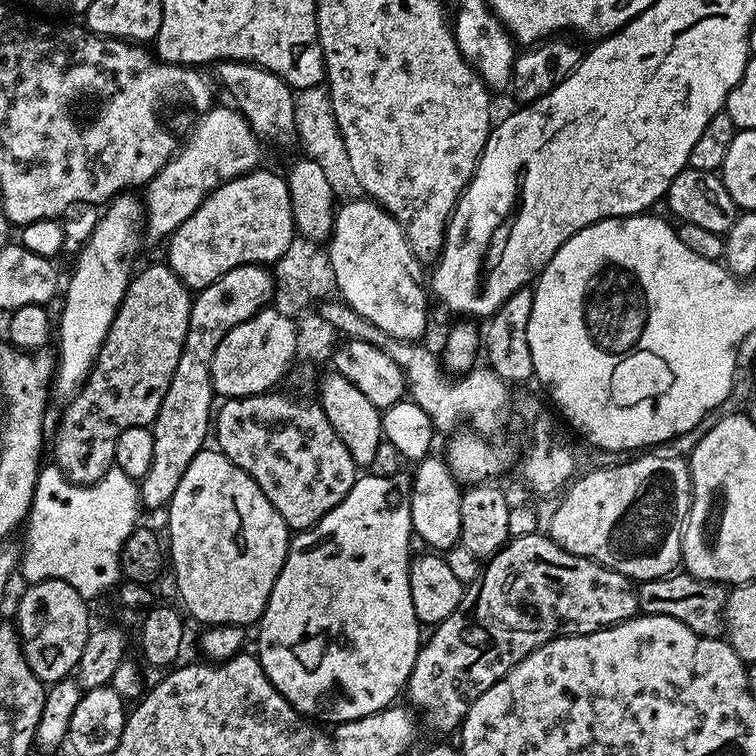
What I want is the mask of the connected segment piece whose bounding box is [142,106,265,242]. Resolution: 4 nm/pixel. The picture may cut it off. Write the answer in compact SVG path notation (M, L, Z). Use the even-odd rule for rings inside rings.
M213 106L203 113L199 117L200 121L193 126L192 133L188 136L188 144L182 145L181 148L179 145L178 151L171 160L166 162L166 166L162 166L160 173L149 184L144 185L142 189L144 224L146 236L148 232L150 239L167 241L172 232L178 230L178 226L182 226L182 222L186 222L186 218L190 218L190 214L198 210L198 206L202 206L202 202L217 186L230 182L247 172L255 172L261 167L263 160L260 159L264 156L265 145L249 126L248 119L236 111L235 107L227 107Z

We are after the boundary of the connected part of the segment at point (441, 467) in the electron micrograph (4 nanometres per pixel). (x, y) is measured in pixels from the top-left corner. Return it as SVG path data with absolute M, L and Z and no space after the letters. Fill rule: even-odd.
M429 454L415 465L416 473L410 477L412 497L410 514L412 531L429 544L429 549L444 554L448 549L460 544L462 530L461 485L457 484L454 474L448 469L448 461L443 455Z

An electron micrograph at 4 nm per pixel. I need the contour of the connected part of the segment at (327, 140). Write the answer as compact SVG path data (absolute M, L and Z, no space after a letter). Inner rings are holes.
M327 85L301 88L295 94L295 128L297 137L303 142L307 157L318 162L318 166L325 171L326 180L335 193L337 199L359 199L363 192L360 183L351 169L349 154L346 144L342 141L340 127L334 118L332 101L328 96Z

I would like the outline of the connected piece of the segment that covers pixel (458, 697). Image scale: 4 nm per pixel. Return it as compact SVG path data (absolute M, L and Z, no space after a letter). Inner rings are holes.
M547 534L513 536L495 556L491 557L491 559L483 565L482 575L478 583L471 583L465 587L464 596L458 602L454 614L450 614L450 618L446 618L441 624L435 625L435 627L431 629L431 635L428 637L428 640L421 643L420 653L414 662L414 670L408 679L406 697L408 696L409 702L407 701L407 703L418 713L423 727L425 724L432 732L455 733L460 725L463 724L466 714L474 701L482 694L486 694L486 690L490 690L490 686L494 686L494 682L498 682L498 678L502 678L506 675L515 664L522 662L522 658L526 658L526 654L530 654L538 646L542 646L546 642L550 642L559 636L590 634L591 632L597 632L603 628L608 628L612 624L621 624L624 620L628 620L639 612L640 594L638 588L627 576L618 574L609 568L603 568L601 564L595 564L593 560L587 560L586 558L575 556L566 550L562 550L562 546L558 546L554 543L552 537Z

